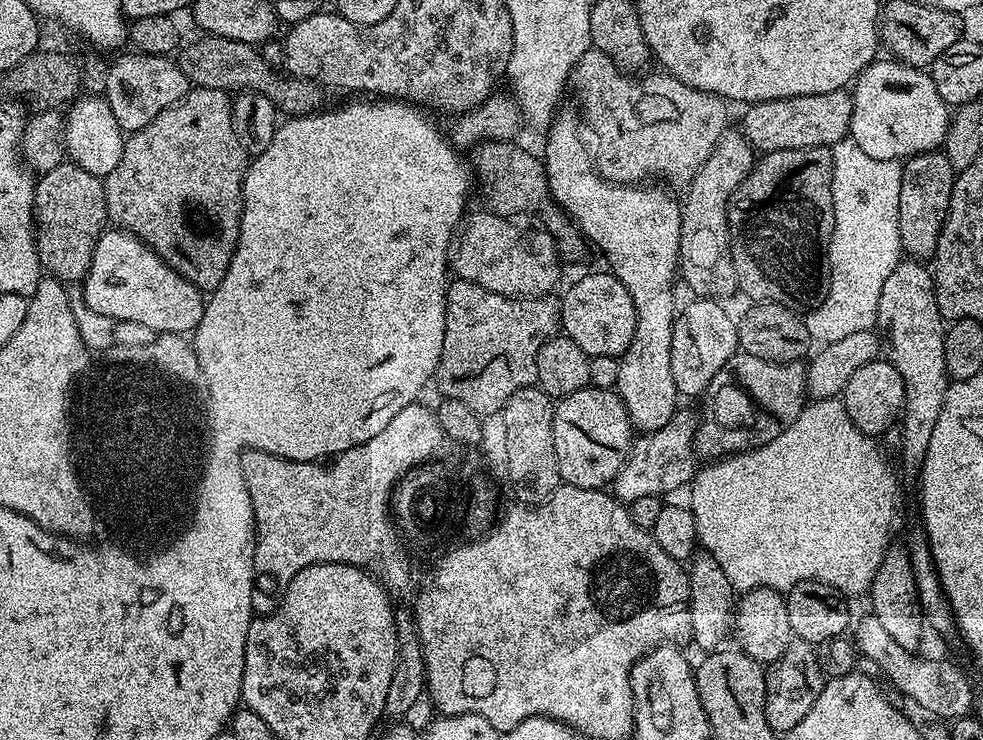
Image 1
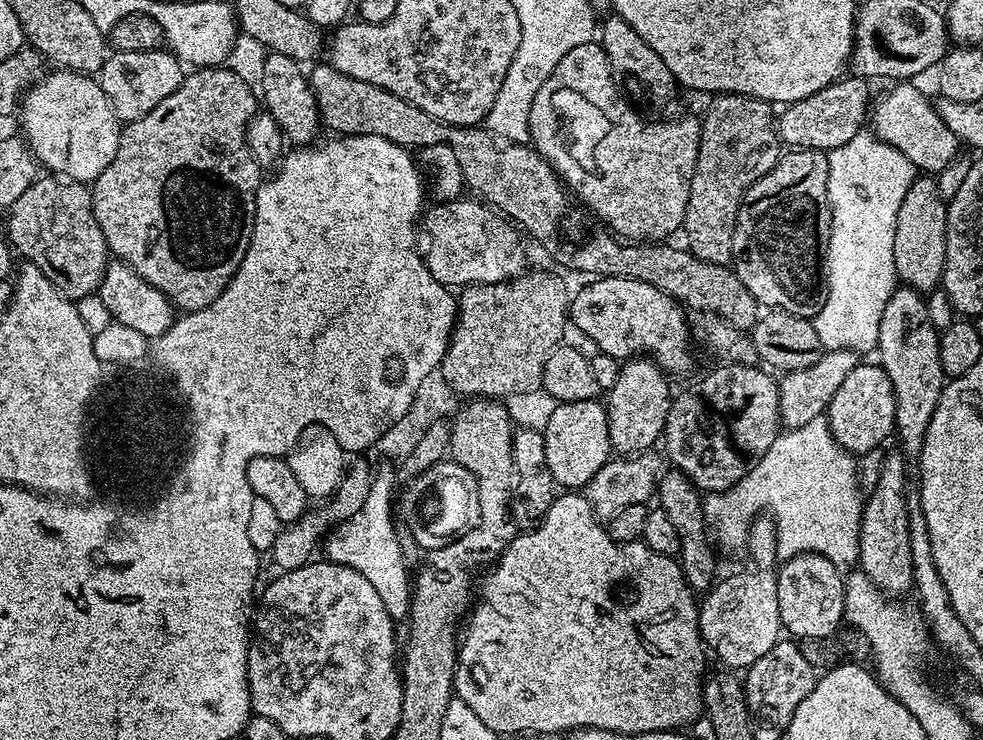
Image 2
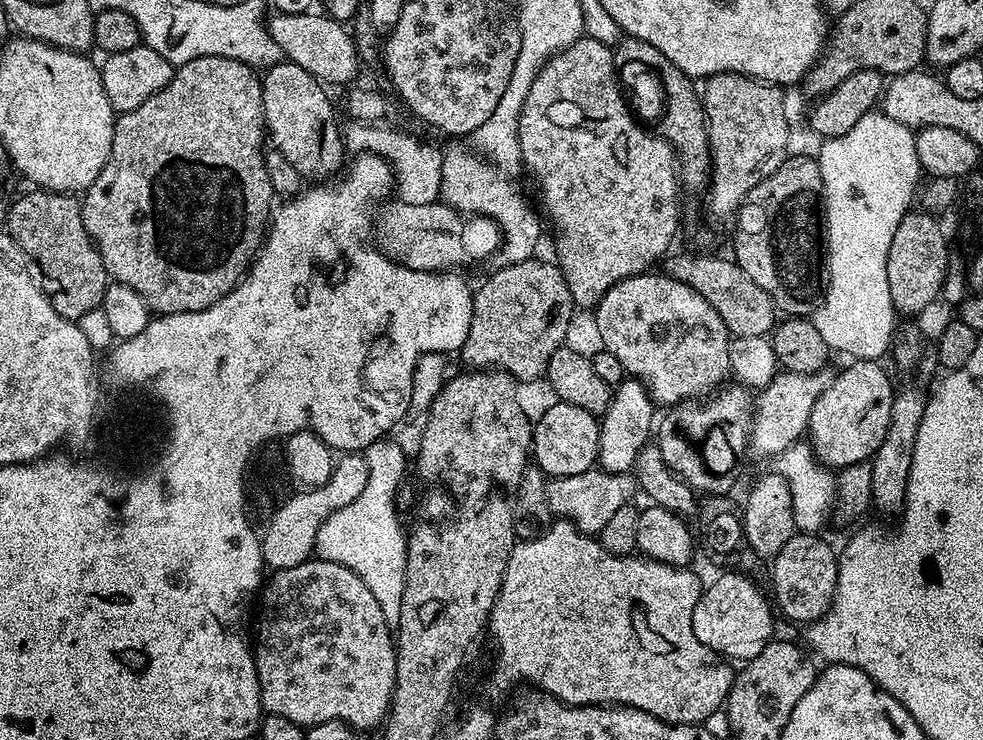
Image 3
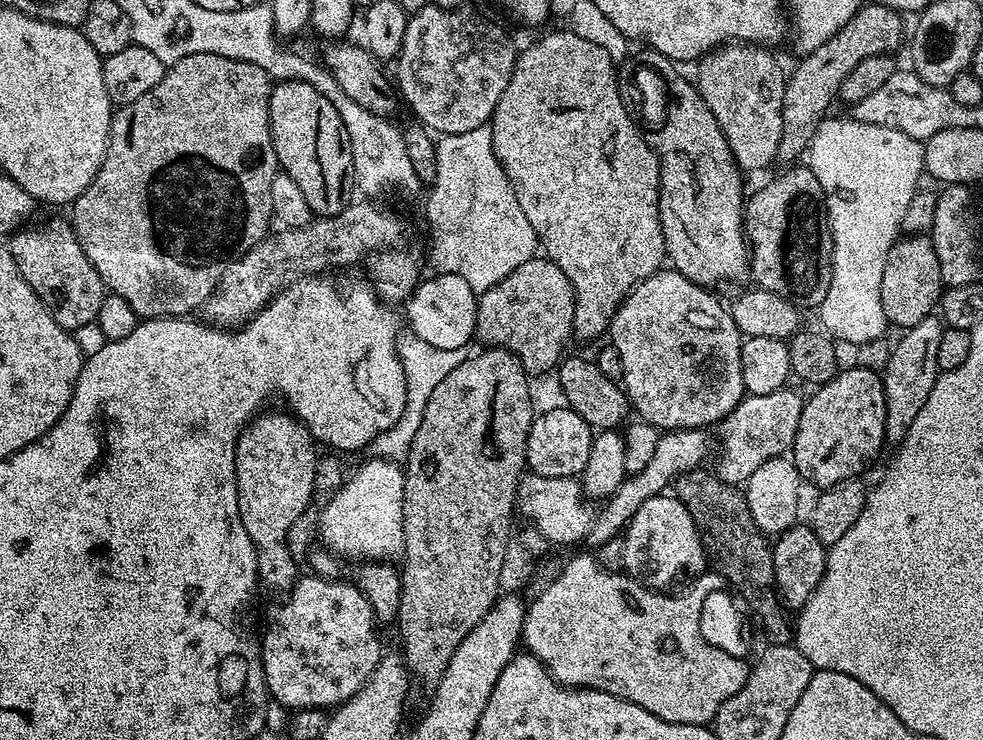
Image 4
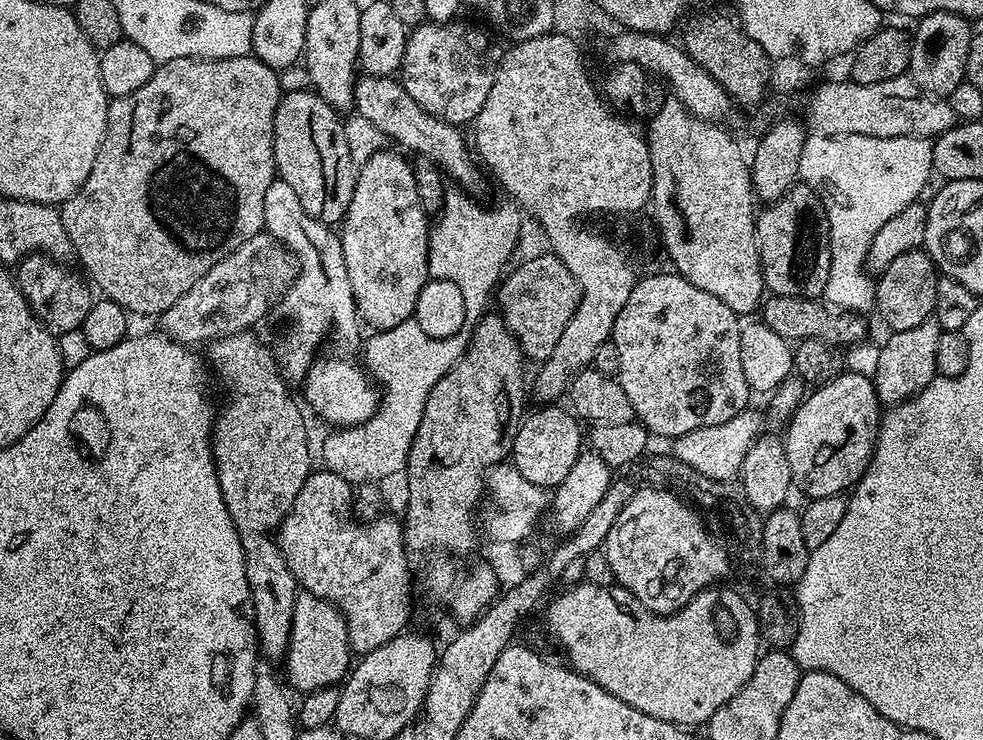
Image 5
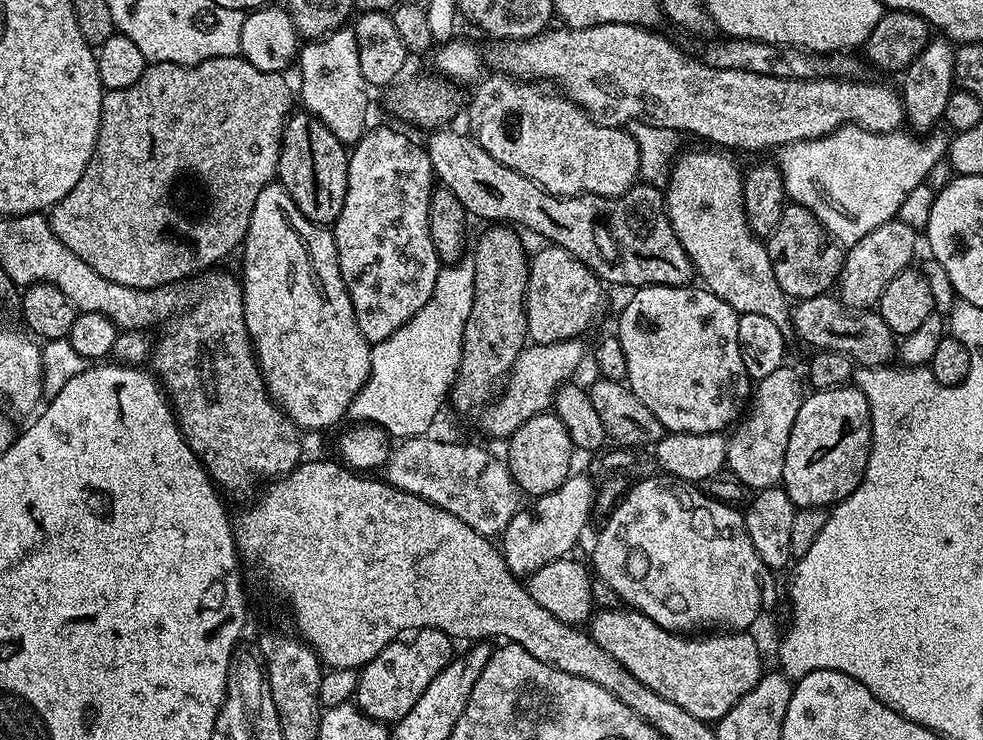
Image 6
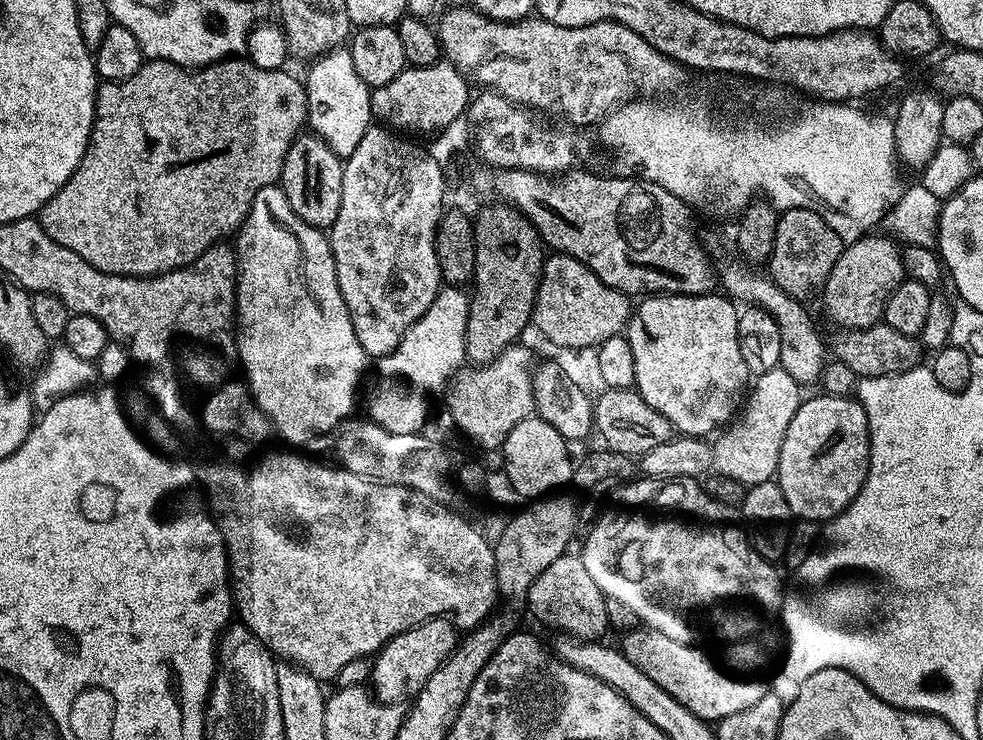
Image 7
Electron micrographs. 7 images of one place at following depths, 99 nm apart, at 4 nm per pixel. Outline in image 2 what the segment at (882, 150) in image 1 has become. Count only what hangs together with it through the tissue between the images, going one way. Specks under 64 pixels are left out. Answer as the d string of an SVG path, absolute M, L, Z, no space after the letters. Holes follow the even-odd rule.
M897 83L877 104L875 101L870 112L870 124L873 124L871 127L881 140L906 154L906 158L910 158L912 165L921 173L939 174L955 161L961 151L962 142L956 137L954 130L950 130L950 126L942 122L930 100L928 104L927 98L918 89L912 88L908 92L908 87L907 83Z

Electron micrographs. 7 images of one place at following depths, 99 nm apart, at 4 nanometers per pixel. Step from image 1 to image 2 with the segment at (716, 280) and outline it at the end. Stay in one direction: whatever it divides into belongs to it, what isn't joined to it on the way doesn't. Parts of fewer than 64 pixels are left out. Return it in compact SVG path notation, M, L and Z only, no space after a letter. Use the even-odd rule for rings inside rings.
M726 92L711 97L712 105L700 120L700 145L690 198L682 225L688 235L687 247L698 258L711 264L732 264L734 226L744 195L774 166L782 155L782 141L776 134L774 108L767 100Z

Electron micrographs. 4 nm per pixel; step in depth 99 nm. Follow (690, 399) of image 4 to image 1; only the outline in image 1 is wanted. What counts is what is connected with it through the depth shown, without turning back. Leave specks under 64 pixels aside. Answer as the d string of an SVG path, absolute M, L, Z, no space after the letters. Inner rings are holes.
M611 271L592 272L576 280L559 297L560 322L563 335L570 337L588 357L621 357L630 346L636 329L634 302L622 286L622 282Z

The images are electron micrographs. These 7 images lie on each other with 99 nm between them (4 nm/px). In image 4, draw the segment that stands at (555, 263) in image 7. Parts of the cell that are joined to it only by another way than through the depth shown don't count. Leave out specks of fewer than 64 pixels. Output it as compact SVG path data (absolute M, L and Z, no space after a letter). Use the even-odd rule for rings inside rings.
M533 258L522 262L510 274L479 293L476 301L475 339L488 346L506 348L520 359L525 372L548 372L565 355L564 343L573 335L576 295L572 280L554 261Z

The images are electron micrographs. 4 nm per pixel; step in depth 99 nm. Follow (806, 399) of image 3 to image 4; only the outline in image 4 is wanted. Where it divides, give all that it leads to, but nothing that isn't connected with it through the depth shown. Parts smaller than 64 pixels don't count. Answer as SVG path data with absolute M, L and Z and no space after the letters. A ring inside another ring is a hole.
M783 386L772 393L758 394L757 396L745 395L739 406L720 421L718 425L718 431L720 431L720 461L717 462L716 468L714 467L714 472L721 480L728 484L743 485L764 461L783 457L791 449L806 400L803 395L800 397L790 387Z

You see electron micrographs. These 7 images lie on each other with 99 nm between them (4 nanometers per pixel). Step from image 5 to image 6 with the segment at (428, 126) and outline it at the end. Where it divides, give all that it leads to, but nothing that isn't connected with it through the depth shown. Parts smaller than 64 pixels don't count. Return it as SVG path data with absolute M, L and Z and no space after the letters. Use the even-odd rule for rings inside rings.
M446 130L433 131L432 137L426 143L426 151L435 179L443 187L451 190L454 198L462 202L469 217L480 220L492 220L488 222L507 222L512 226L525 224L532 232L545 236L549 245L557 248L565 248L571 256L576 256L581 262L588 265L601 281L609 280L612 284L629 284L629 289L647 288L649 284L665 284L671 288L688 286L693 283L694 273L692 263L682 250L682 242L674 234L674 230L668 221L668 214L664 206L663 191L655 183L637 182L624 193L612 199L602 196L585 194L582 196L552 196L545 192L539 184L502 166L482 146L472 139L471 135L460 132L444 132ZM596 212L604 212L604 221L599 224L596 221Z

